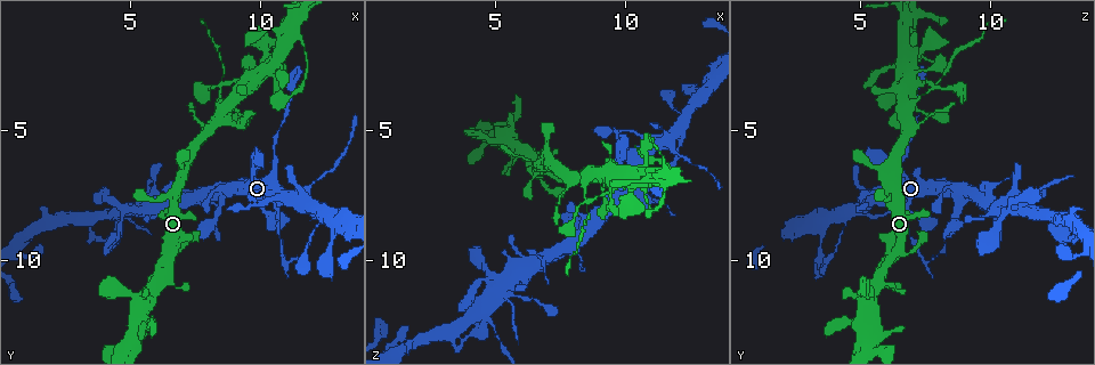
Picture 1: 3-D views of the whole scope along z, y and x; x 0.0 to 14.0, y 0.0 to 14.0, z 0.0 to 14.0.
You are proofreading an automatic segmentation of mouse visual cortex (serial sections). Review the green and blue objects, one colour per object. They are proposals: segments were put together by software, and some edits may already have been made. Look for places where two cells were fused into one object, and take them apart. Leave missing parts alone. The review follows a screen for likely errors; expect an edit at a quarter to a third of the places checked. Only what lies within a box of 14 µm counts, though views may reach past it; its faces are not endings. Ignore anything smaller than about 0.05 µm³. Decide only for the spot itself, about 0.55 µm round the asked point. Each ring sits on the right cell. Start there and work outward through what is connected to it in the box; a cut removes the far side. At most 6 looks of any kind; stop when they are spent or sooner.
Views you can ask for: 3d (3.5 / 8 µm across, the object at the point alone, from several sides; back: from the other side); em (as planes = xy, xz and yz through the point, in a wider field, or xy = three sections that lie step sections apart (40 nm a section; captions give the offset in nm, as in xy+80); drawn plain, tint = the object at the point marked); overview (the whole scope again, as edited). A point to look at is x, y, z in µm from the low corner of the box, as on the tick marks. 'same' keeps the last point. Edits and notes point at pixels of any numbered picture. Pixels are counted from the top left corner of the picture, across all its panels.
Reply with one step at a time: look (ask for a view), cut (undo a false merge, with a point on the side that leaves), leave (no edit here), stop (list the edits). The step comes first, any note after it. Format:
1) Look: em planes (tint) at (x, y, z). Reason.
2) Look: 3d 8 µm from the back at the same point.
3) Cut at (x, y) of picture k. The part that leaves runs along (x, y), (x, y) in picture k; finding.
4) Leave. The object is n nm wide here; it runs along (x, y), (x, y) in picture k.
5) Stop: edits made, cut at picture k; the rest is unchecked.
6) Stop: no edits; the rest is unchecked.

Look: 3d 3.5 µm at (8.5, 3.4, 7.7). Three-way junction.

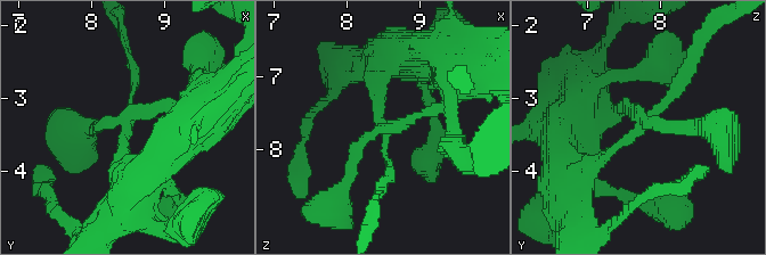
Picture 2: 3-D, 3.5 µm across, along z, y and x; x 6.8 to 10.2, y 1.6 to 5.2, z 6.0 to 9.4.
Look: em xy step 2 (tint) at (8.45, 3.40, 7.75). Shape alone is not enough.

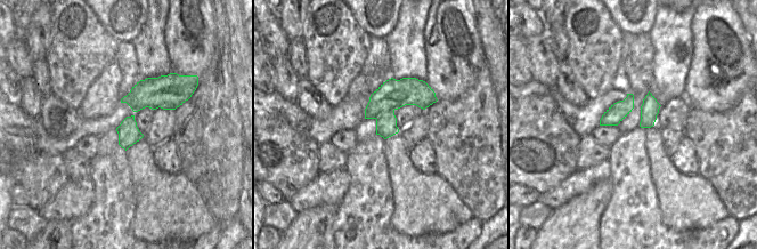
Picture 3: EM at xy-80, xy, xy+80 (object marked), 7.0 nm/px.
Cut at (133, 80) of picture 2. A second cell is stuck on.

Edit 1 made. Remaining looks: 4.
Look: 3d 3.5 µm at (4.5, 9.2, 9.9). A narrow waist.

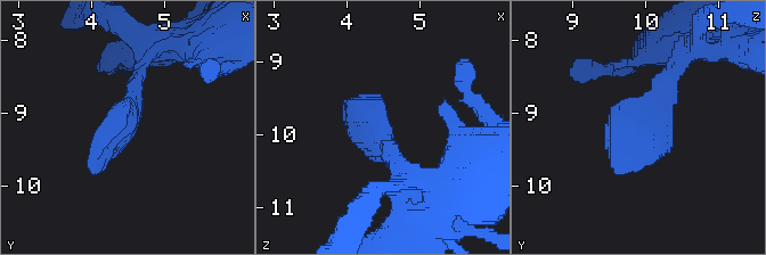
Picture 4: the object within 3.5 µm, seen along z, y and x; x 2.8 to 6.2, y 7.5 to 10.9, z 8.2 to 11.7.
Look: em xy step 5 (plain) at (4.40, 9.10, 10.00). Now the EM.

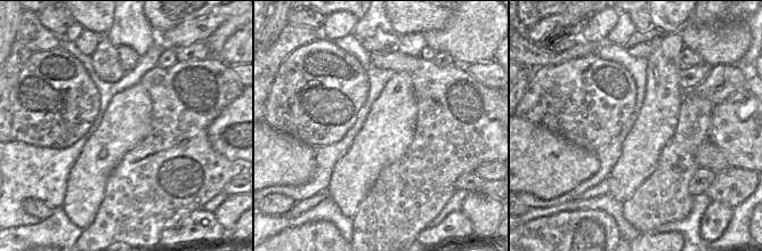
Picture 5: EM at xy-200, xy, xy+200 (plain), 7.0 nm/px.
Look: em xy step 5 (tint) at the same point.

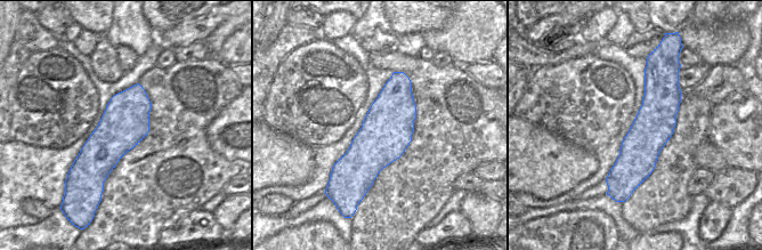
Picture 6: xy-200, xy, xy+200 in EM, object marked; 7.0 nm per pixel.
Leave. It runs along (678, 60), (618, 172) in picture 4; one cell here.

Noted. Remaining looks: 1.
Stop: edits made, cut at picture 2; the rest is unchecked.

